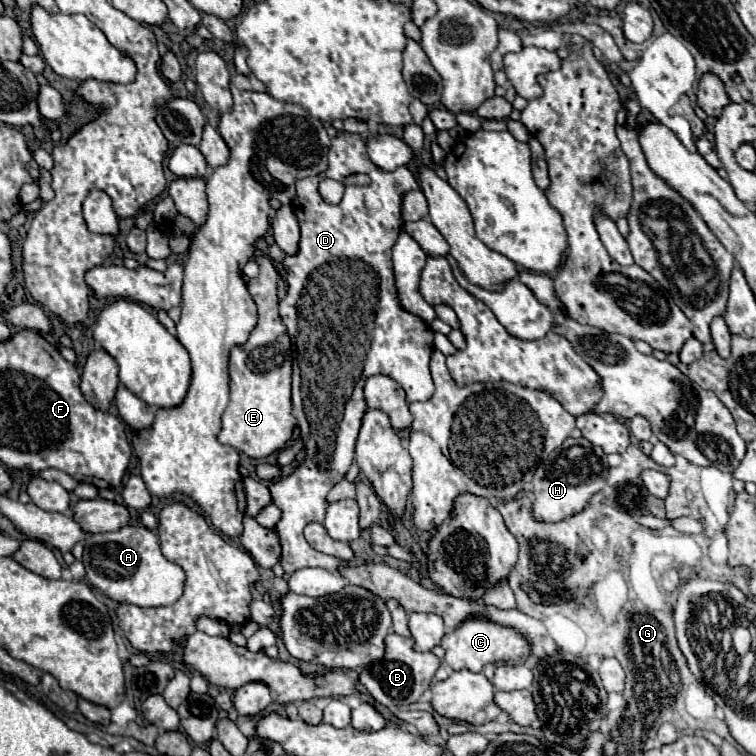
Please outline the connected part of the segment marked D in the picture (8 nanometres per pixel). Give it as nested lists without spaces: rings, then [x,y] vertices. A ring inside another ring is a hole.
[[[338,132],[336,138],[332,138],[332,146],[330,146],[330,152],[328,152],[328,170],[318,174],[318,176],[308,176],[308,178],[302,178],[298,180],[296,184],[296,196],[292,200],[292,208],[294,208],[294,214],[298,216],[298,222],[300,222],[300,244],[298,244],[298,252],[294,256],[286,256],[282,260],[284,264],[284,270],[286,270],[286,282],[288,282],[288,292],[284,296],[284,300],[280,302],[280,316],[282,316],[282,322],[286,324],[288,328],[288,336],[294,344],[294,350],[296,350],[296,358],[294,358],[294,374],[292,374],[292,404],[294,404],[294,416],[298,420],[298,426],[300,426],[300,432],[302,432],[302,438],[306,442],[306,460],[288,476],[288,478],[278,478],[270,484],[270,492],[272,492],[272,498],[274,498],[274,504],[282,510],[282,518],[280,522],[276,524],[276,532],[280,536],[280,544],[282,544],[282,566],[286,570],[286,574],[292,574],[294,570],[300,570],[300,568],[306,568],[306,566],[320,566],[324,570],[330,570],[330,572],[336,572],[336,568],[344,562],[338,562],[336,558],[332,556],[326,556],[314,548],[310,548],[310,544],[306,542],[302,530],[306,524],[310,522],[322,522],[324,520],[324,512],[326,512],[326,494],[330,492],[330,488],[334,484],[338,484],[344,474],[348,472],[352,460],[354,460],[354,448],[356,448],[356,440],[358,440],[358,428],[362,426],[362,416],[366,414],[366,400],[364,400],[364,394],[362,394],[362,388],[364,388],[364,382],[368,376],[374,376],[374,374],[386,374],[390,378],[394,378],[404,390],[406,390],[406,400],[408,402],[418,402],[418,400],[428,400],[432,394],[434,394],[434,382],[432,382],[432,376],[430,376],[430,356],[434,349],[434,332],[420,316],[404,310],[400,306],[400,300],[398,300],[398,292],[396,292],[396,286],[394,286],[394,270],[392,270],[392,248],[394,248],[394,240],[398,238],[400,234],[400,228],[404,226],[404,220],[402,220],[402,200],[404,200],[404,194],[410,192],[410,190],[416,190],[418,188],[418,180],[414,176],[414,170],[410,166],[402,166],[402,168],[396,168],[394,172],[382,172],[380,168],[374,168],[374,164],[370,164],[370,160],[366,160],[366,140],[364,136],[360,134],[350,134],[350,132]],[[354,172],[364,172],[372,178],[372,182],[368,186],[350,186],[346,184],[346,190],[344,190],[344,198],[338,206],[330,206],[326,204],[320,194],[318,194],[318,182],[322,178],[332,178],[332,180],[344,180],[348,174],[354,174]]]

